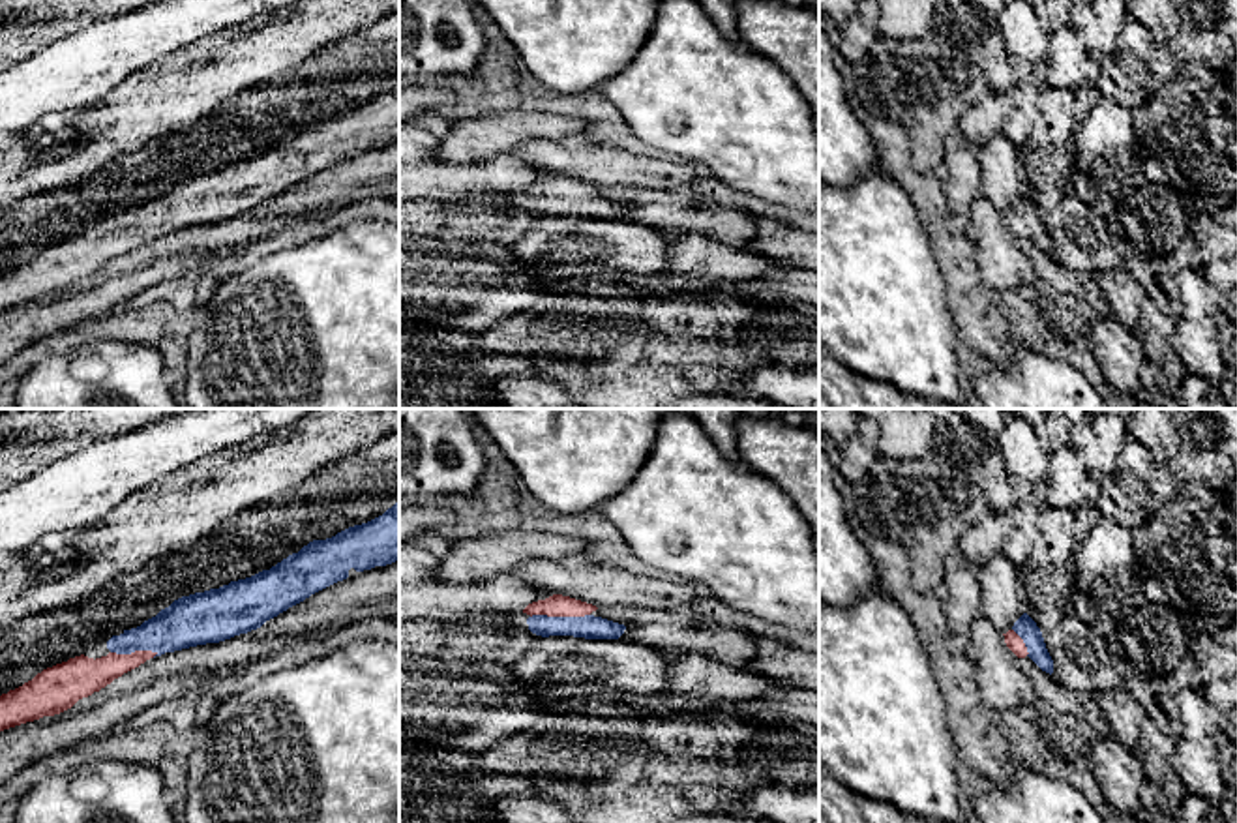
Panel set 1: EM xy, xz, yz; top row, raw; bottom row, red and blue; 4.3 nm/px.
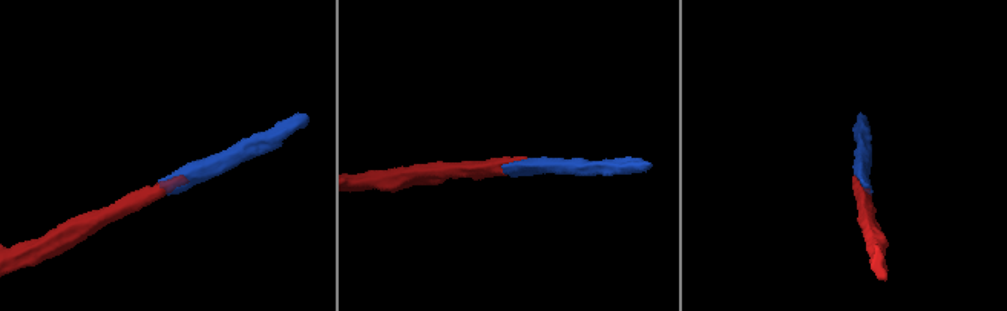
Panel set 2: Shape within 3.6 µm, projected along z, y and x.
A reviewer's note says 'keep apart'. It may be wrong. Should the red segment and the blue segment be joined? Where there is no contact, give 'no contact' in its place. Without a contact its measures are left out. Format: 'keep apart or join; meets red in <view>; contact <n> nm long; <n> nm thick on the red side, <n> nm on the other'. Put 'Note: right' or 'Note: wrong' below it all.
join; meets red in xz; contact 260 nm long; 100 nm thick on the red side, 110 nm on the other
Note: wrong

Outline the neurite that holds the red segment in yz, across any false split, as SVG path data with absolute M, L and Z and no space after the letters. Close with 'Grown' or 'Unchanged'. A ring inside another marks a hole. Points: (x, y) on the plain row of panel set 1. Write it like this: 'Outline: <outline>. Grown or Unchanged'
Outline: M1023 193L1003 216L1006 227L1018 238L1029 236L1042 251L1053 253L1053 240L1046 229L1042 212L1027 193Z. Grown

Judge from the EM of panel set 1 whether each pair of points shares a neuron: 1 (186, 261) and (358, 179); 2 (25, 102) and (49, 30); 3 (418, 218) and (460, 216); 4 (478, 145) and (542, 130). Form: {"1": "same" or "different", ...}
{"1": "different", "2": "different", "3": "same", "4": "same"}

